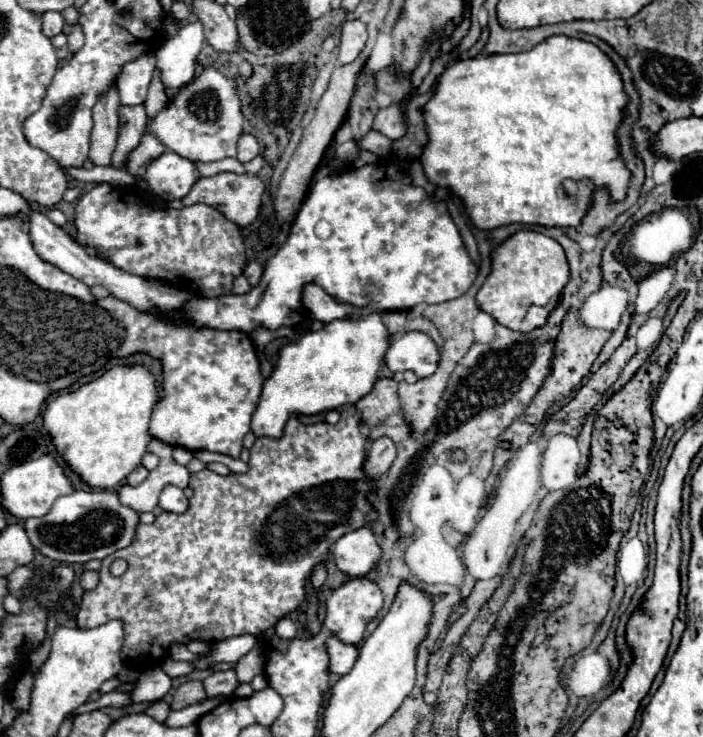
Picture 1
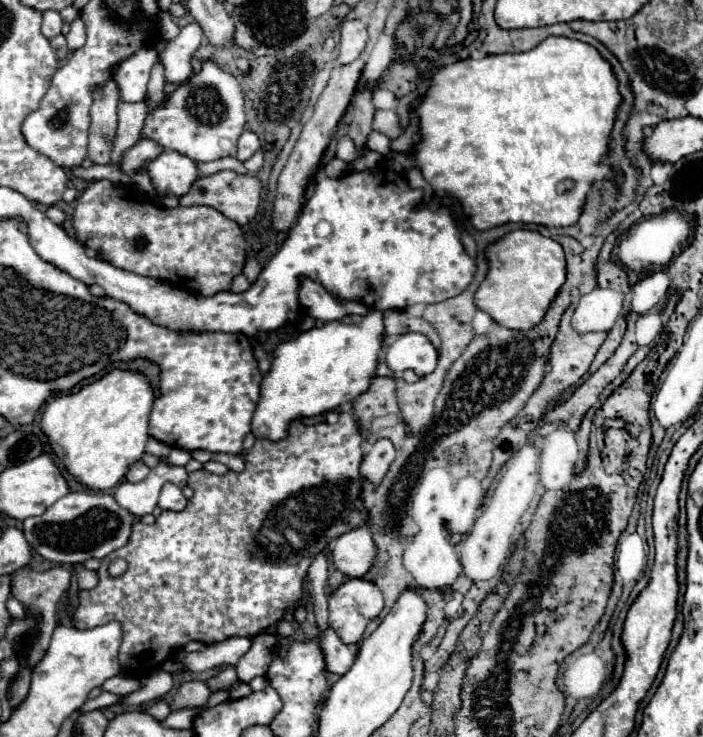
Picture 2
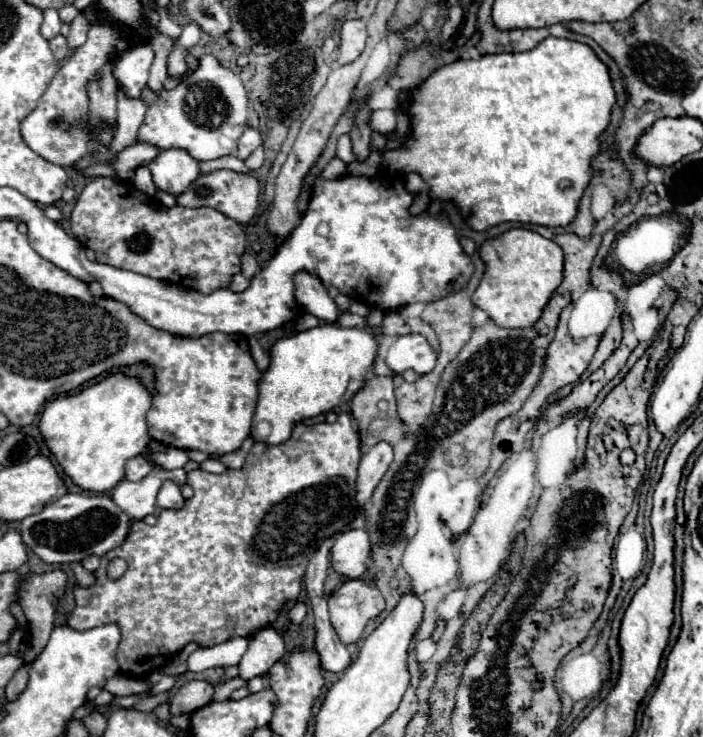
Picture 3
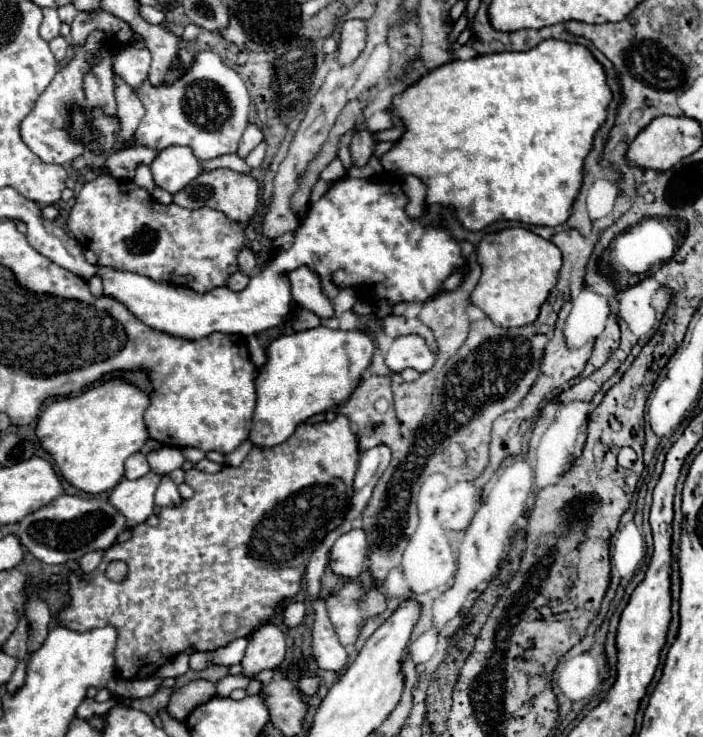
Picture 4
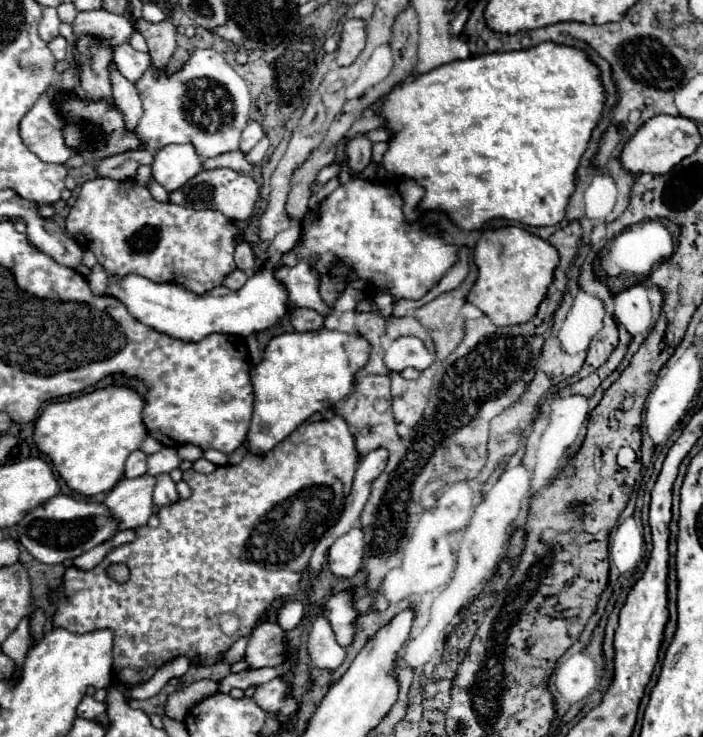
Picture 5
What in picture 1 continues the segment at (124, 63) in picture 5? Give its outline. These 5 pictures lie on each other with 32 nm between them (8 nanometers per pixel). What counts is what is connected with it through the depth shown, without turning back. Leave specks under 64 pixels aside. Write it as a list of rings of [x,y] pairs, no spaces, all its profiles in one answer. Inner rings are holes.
[[[142,52],[138,58],[126,62],[116,76],[116,88],[122,104],[142,104],[146,100],[152,70],[156,66],[154,52]]]

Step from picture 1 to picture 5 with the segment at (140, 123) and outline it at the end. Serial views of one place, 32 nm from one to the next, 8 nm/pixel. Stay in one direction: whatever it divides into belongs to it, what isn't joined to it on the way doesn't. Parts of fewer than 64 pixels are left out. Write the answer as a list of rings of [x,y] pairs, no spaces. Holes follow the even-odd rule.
[[[112,62],[112,96],[114,96],[116,106],[124,112],[126,126],[134,130],[142,116],[142,102],[140,102],[136,86],[118,72],[114,62]]]

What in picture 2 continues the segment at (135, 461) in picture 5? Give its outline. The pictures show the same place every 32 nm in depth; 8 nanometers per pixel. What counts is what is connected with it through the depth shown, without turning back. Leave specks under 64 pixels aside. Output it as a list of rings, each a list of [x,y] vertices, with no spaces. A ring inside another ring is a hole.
[[[136,460],[136,464],[130,464],[130,468],[128,468],[128,474],[132,474],[132,478],[128,478],[128,480],[130,482],[140,482],[148,476],[148,472],[150,472],[150,468],[142,460]]]

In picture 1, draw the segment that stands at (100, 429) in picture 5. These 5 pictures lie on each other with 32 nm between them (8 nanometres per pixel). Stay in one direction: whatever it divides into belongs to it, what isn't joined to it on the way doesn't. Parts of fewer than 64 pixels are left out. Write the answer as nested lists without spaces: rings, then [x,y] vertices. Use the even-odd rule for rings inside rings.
[[[114,366],[100,378],[80,386],[76,392],[62,392],[60,396],[56,396],[44,410],[44,428],[50,434],[58,454],[66,460],[72,472],[76,472],[92,488],[114,490],[140,464],[146,452],[146,444],[150,440],[148,422],[156,402],[158,402],[156,384],[146,368]]]

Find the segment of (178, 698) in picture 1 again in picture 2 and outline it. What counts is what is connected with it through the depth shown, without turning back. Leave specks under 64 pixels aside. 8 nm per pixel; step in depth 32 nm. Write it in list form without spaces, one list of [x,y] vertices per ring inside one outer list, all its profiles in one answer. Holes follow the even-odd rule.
[[[196,680],[186,682],[174,694],[174,698],[170,702],[170,710],[178,712],[178,710],[186,710],[186,708],[202,708],[210,700],[210,696],[212,696],[212,692],[206,682],[196,682]]]

